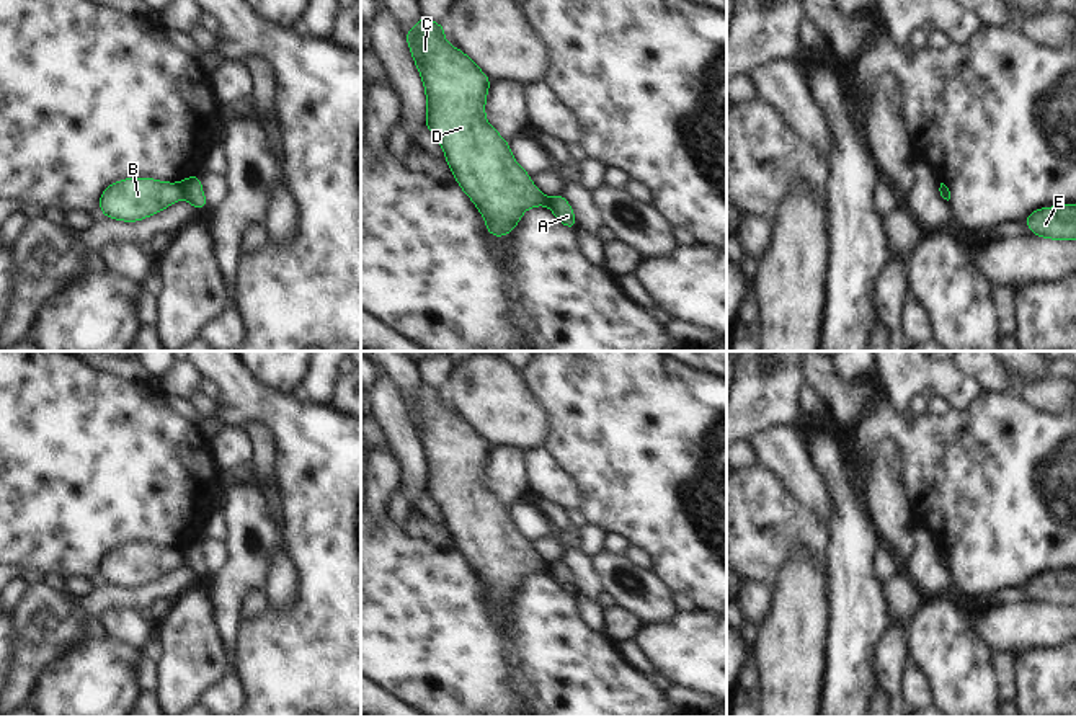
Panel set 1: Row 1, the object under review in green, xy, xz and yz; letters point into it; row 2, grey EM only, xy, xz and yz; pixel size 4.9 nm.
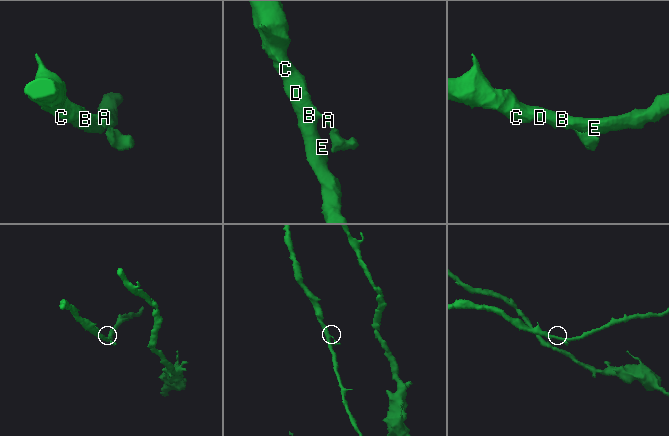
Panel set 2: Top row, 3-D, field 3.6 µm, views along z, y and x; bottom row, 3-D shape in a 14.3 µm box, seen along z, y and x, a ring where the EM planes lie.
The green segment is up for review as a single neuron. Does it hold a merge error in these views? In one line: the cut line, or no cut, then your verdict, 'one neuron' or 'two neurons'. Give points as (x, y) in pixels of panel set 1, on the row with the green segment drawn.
xy (180, 183), (185, 196) | two neurons

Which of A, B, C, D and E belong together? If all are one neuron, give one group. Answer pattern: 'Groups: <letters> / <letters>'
Groups: A / B C D E

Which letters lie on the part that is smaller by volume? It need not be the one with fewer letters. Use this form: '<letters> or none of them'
A

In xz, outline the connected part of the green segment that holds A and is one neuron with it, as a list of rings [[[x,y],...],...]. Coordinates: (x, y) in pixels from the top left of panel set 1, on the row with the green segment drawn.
[[[562,194],[549,198],[547,206],[565,227],[576,229],[573,209]]]

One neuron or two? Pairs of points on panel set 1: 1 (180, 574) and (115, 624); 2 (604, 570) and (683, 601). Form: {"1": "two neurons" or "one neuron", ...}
{"1": "two neurons", "2": "two neurons"}

